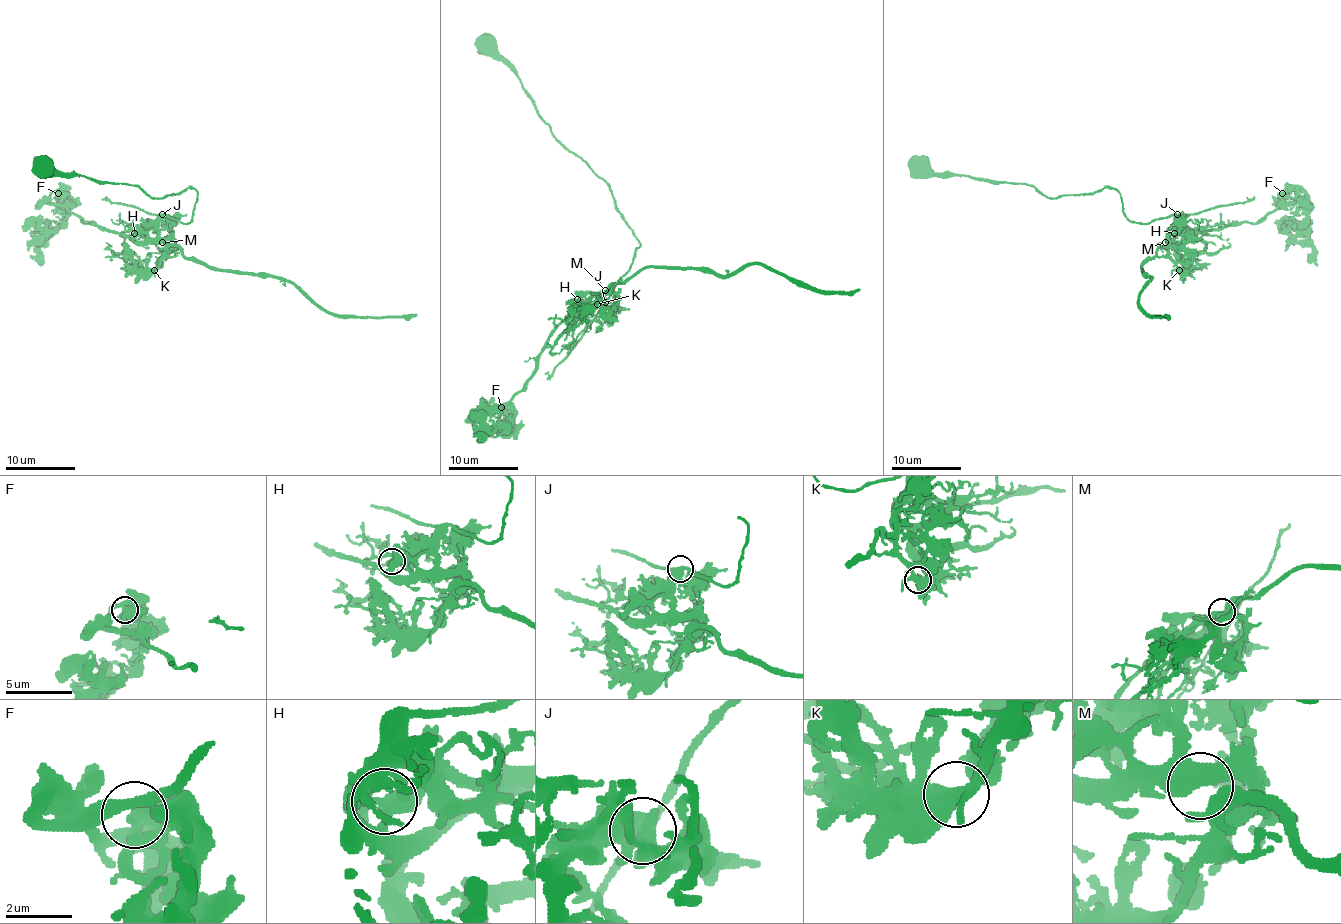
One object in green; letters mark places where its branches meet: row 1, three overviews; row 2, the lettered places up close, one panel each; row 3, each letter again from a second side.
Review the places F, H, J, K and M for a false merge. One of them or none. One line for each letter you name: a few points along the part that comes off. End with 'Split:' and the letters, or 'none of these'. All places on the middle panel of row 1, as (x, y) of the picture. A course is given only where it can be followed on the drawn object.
J: course (605, 302), (640, 245), (635, 233), (618, 208), (611, 187), (555, 137), (494, 43), (478, 36)
Split: J

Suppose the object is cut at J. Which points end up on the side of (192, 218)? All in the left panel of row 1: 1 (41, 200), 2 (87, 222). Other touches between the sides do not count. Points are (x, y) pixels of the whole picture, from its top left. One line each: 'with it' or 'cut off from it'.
1: cut off from it
2: cut off from it

